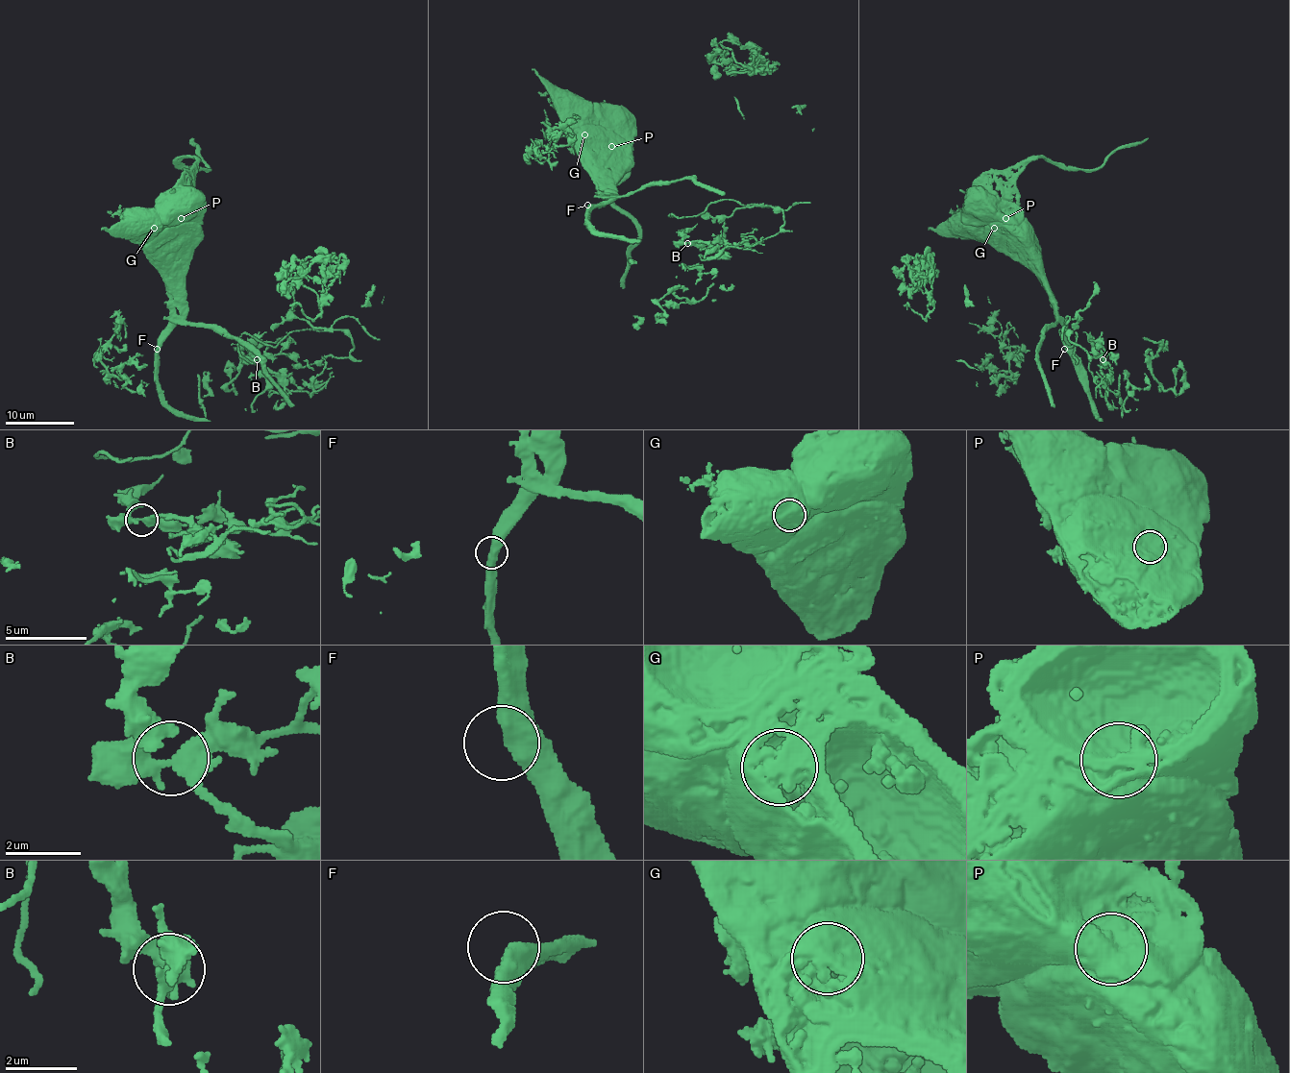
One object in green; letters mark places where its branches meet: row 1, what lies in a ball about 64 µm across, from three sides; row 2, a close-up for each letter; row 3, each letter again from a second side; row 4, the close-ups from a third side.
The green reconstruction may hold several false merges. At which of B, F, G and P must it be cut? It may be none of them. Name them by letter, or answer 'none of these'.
G, P

